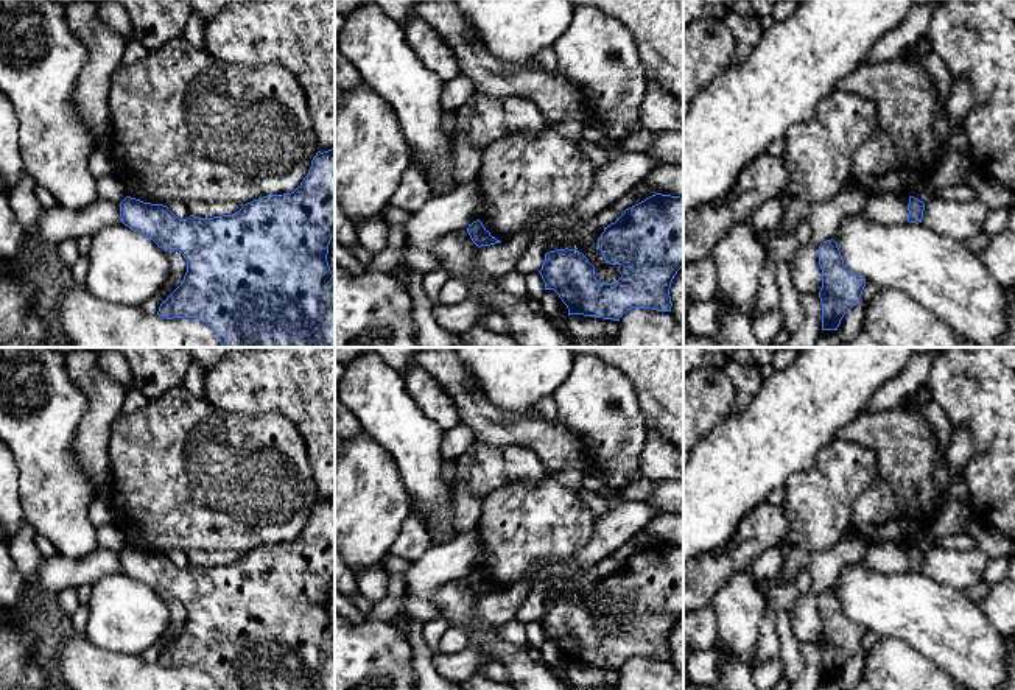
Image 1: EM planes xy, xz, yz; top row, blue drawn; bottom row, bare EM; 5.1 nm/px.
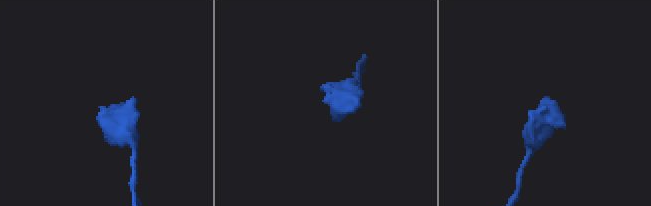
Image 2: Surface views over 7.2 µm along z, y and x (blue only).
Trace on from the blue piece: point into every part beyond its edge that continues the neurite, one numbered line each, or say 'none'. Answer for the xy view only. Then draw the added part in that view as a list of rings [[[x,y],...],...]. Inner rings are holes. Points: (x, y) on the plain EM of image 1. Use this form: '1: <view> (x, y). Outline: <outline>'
none

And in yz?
none

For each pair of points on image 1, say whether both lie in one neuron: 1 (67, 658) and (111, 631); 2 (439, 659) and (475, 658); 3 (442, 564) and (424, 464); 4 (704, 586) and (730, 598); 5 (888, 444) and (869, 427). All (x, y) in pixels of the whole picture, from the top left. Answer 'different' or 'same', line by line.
1: different
2: same
3: different
4: different
5: same

